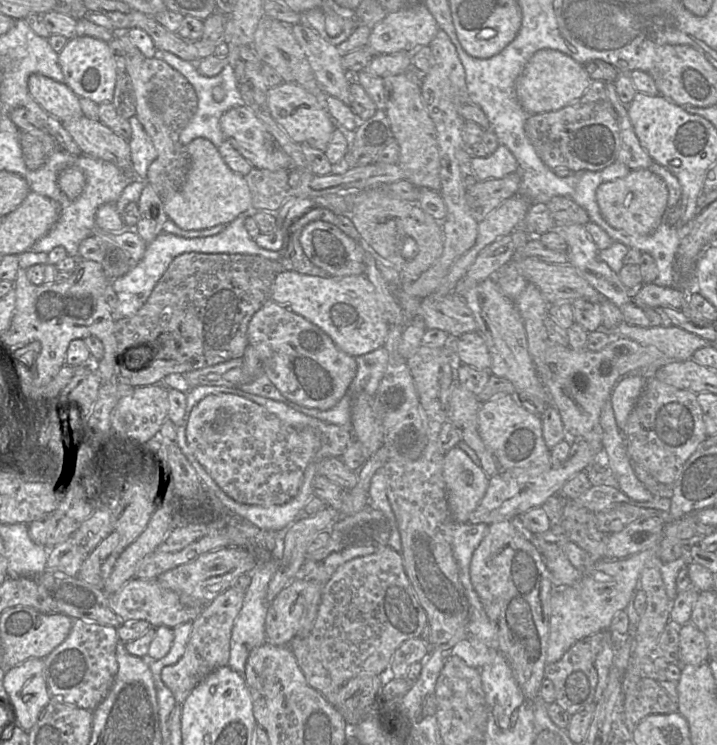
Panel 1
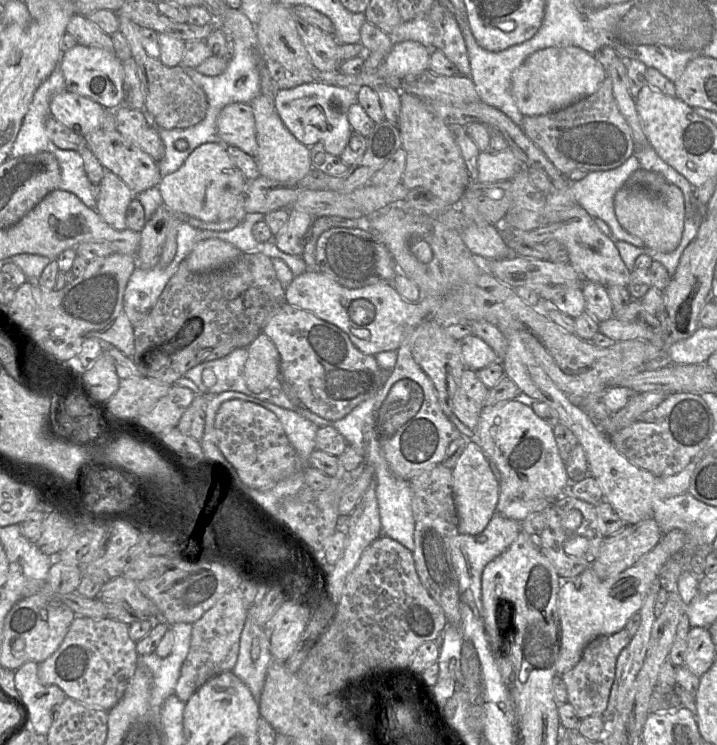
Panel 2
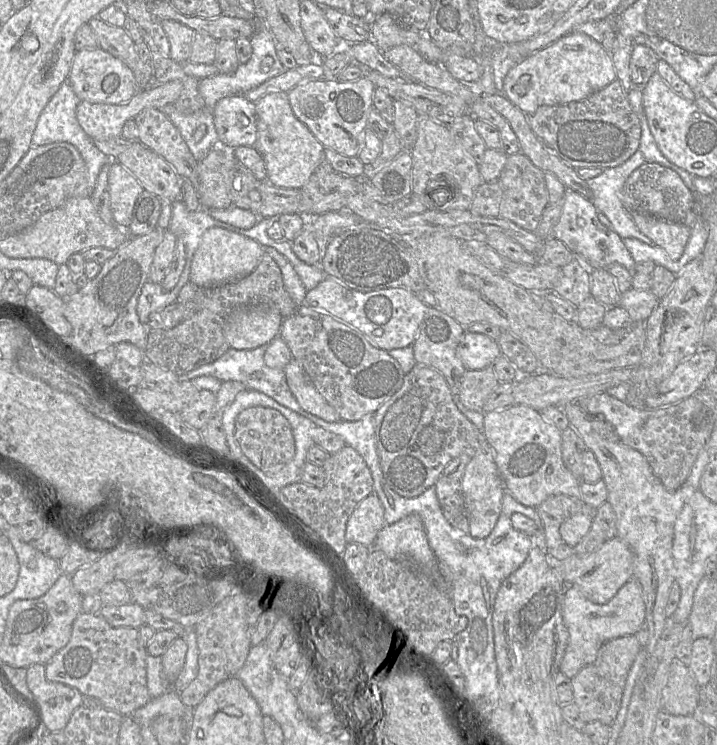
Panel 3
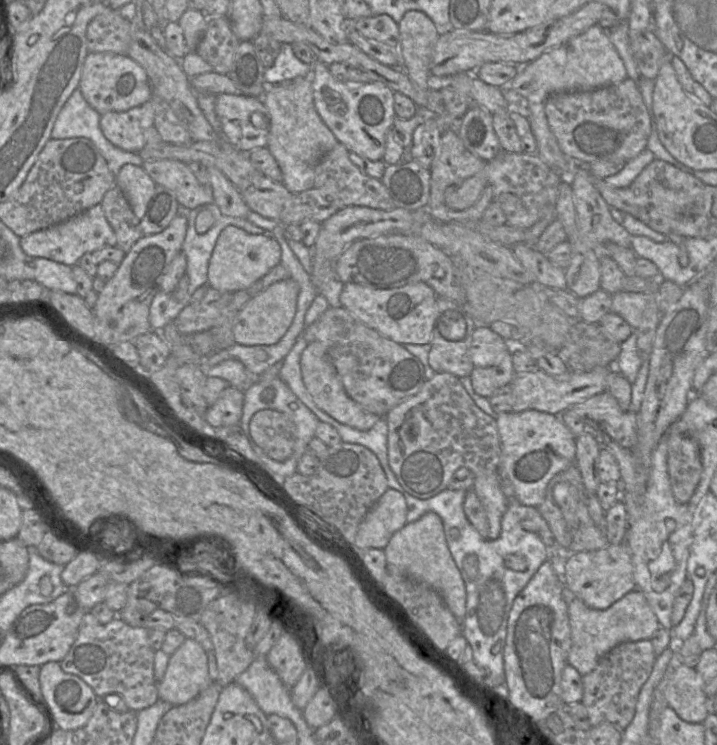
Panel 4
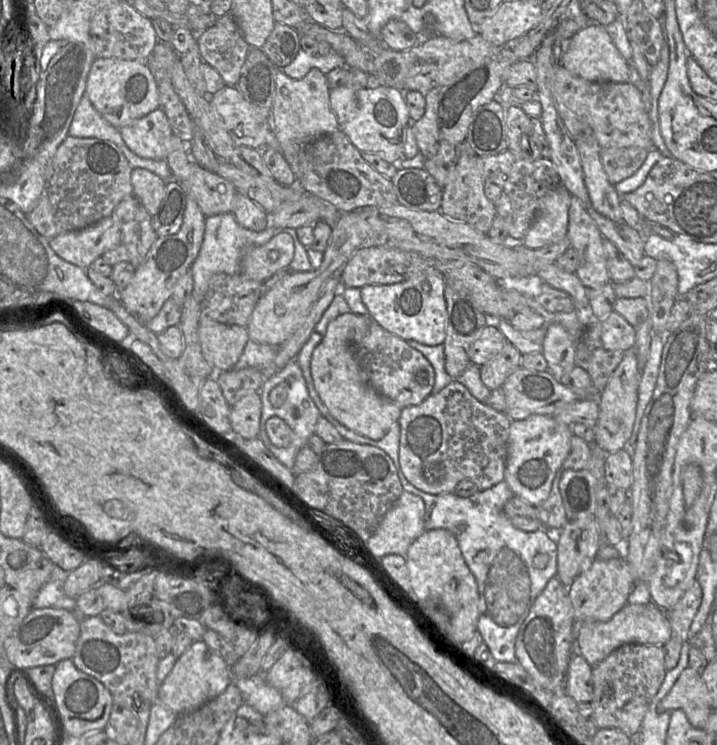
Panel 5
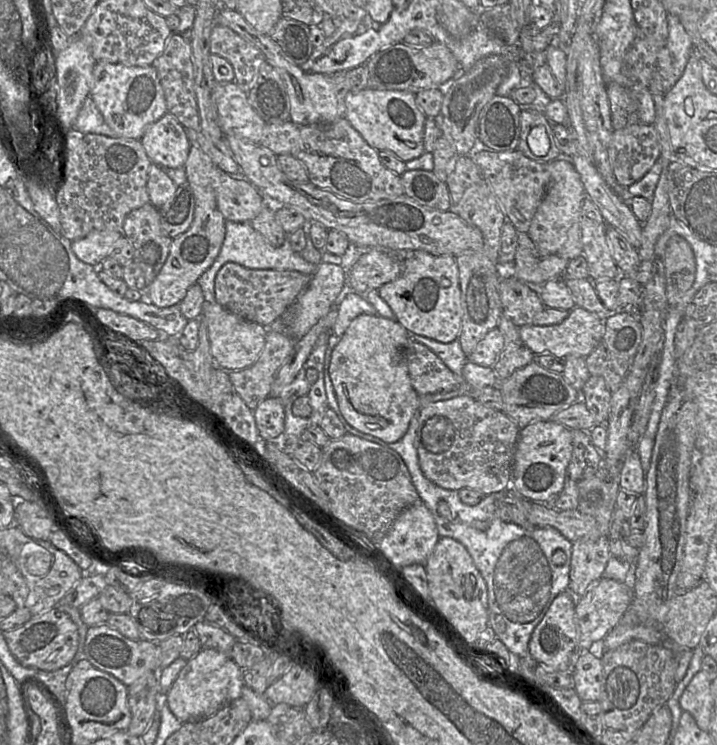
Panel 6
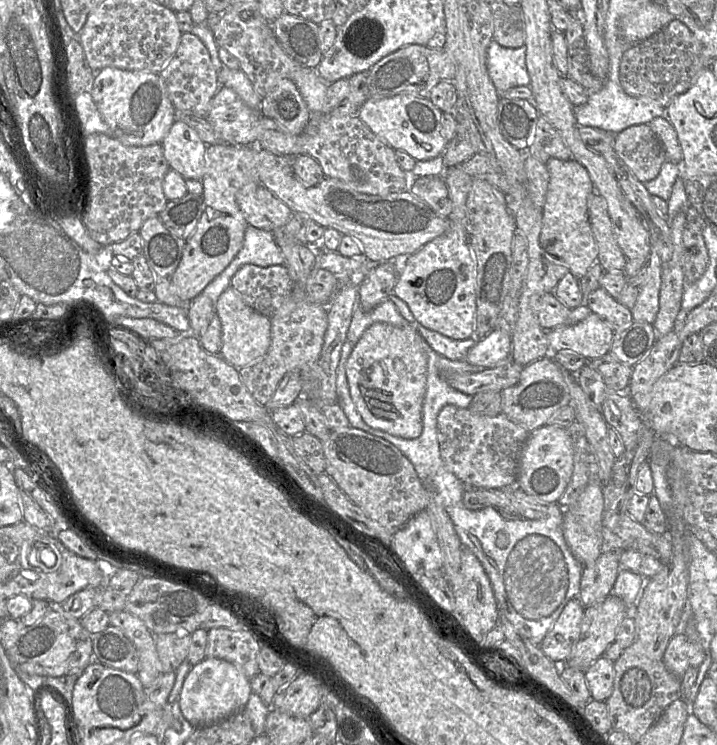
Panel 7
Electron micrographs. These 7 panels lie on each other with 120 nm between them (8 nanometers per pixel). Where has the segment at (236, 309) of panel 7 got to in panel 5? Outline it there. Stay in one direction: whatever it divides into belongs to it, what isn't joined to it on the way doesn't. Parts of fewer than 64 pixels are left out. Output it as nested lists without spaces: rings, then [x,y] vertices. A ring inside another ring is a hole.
[[[203,321],[199,340],[206,361],[214,370],[224,372],[234,369],[250,339],[245,326]]]

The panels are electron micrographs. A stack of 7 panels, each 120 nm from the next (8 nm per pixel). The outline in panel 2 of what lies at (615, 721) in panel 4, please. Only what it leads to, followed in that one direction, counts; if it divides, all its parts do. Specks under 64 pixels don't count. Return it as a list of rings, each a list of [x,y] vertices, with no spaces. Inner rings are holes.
[[[623,629],[611,635],[595,638],[585,647],[580,661],[571,670],[561,675],[567,688],[567,702],[572,705],[580,719],[603,716],[615,681],[617,658],[628,646],[632,637]]]

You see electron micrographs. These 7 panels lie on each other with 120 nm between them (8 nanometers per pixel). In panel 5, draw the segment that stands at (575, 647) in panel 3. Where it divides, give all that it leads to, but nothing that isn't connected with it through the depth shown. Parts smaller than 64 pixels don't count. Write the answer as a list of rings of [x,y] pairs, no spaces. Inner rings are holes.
[[[651,601],[636,604],[627,603],[611,619],[603,622],[577,621],[575,619],[575,634],[580,656],[585,658],[591,666],[596,666],[614,650],[623,645],[663,646],[672,638],[672,631],[666,612]]]

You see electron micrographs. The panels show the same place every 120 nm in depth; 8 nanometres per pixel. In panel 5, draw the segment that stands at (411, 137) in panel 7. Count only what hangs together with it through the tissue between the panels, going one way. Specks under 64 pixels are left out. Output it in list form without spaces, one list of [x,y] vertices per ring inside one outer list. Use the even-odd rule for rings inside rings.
[[[346,85],[331,89],[329,100],[339,129],[358,150],[377,154],[392,164],[403,159],[406,131],[411,123],[404,91],[388,86],[353,89]]]

